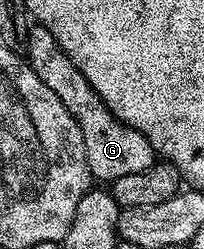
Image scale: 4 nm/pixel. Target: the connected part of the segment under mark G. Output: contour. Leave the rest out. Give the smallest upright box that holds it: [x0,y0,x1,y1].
[25,23,157,183]

